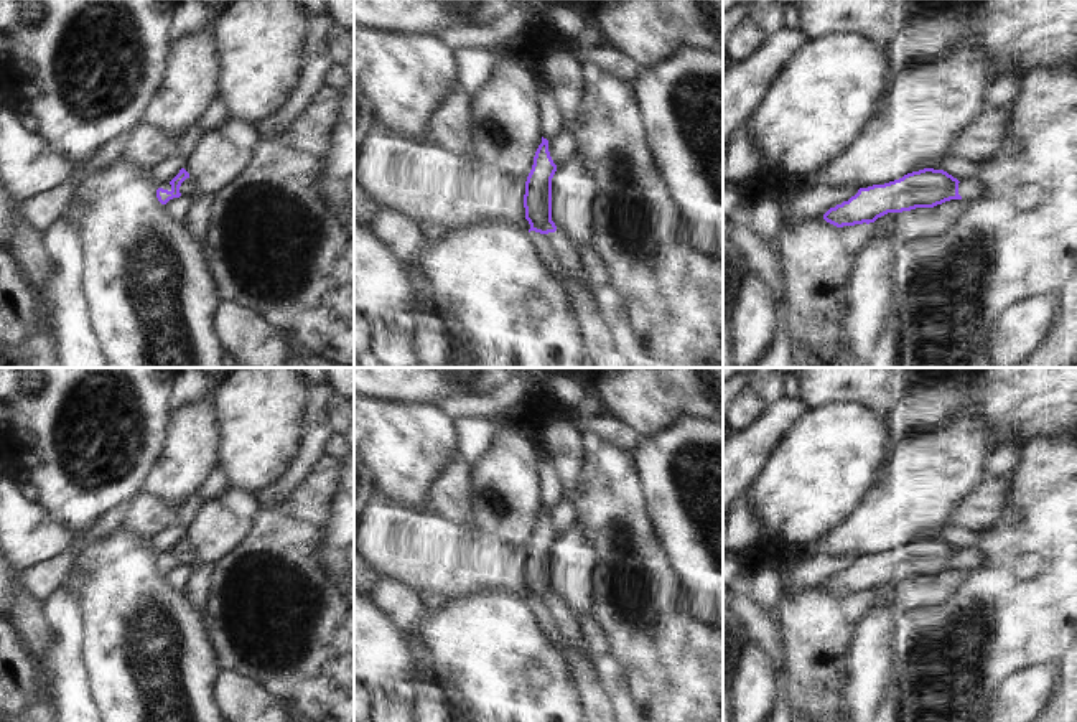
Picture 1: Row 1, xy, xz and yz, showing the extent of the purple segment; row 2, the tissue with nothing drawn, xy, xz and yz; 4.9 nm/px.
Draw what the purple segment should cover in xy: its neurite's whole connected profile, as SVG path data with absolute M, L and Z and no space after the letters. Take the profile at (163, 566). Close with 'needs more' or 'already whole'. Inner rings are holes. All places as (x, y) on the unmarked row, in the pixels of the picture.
M181 537L180 542L170 551L156 559L156 567L161 574L166 574L173 567L193 567L194 554L189 542Z; needs more

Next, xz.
M542 506L532 539L525 551L524 577L530 593L529 607L540 626L550 625L562 643L583 663L594 669L596 656L586 648L575 615L552 590L552 547L557 541L548 521L548 509Z; needs more

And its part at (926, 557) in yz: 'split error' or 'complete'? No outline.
split error

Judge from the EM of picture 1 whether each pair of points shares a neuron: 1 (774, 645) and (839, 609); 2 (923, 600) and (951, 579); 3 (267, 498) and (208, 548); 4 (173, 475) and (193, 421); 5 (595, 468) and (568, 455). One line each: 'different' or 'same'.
1: different
2: same
3: different
4: same
5: different

